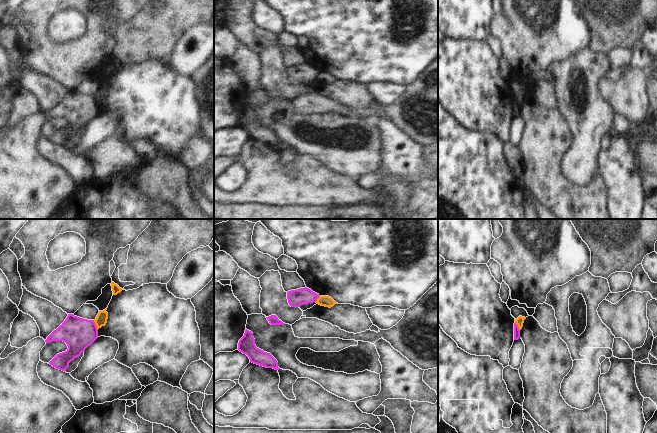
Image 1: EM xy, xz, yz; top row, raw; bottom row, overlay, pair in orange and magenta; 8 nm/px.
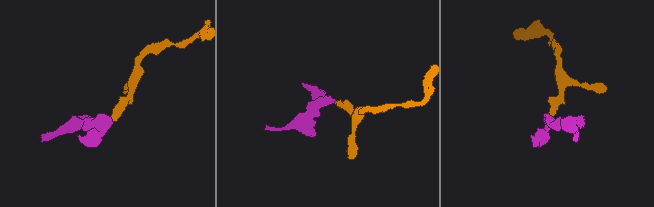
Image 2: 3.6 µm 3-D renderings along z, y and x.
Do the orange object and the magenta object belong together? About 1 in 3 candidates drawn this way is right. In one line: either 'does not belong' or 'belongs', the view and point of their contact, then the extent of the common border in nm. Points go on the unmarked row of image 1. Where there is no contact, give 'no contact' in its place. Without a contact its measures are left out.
does not belong | xy (96, 101) | 90 nm

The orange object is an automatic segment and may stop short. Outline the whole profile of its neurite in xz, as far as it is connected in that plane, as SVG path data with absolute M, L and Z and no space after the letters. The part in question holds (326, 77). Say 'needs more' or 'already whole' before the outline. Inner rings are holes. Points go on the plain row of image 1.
already whole | M320 72L317 77L317 80L325 83L333 83L335 80L337 80L331 73L329 72Z

